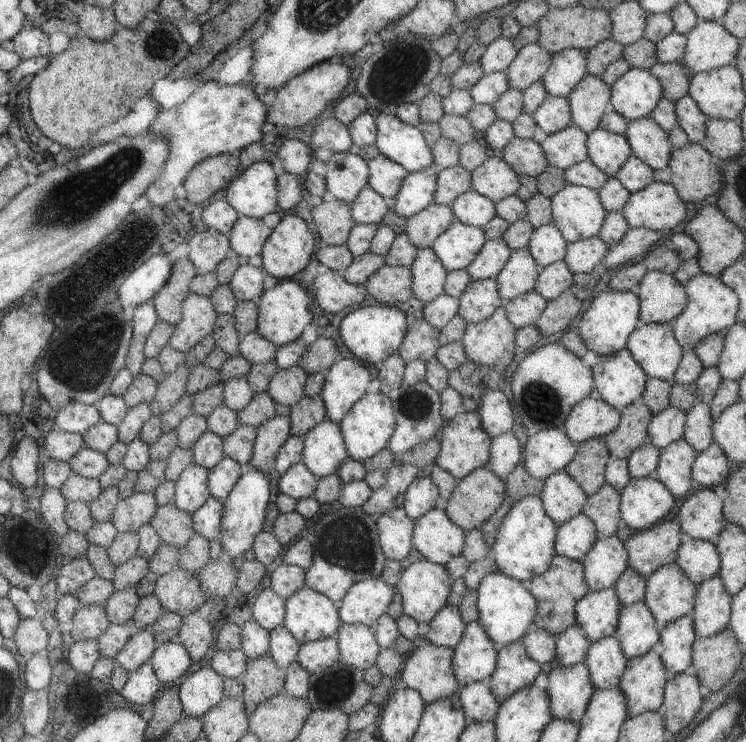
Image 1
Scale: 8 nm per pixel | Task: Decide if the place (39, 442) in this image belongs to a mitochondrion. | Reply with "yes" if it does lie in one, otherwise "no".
no

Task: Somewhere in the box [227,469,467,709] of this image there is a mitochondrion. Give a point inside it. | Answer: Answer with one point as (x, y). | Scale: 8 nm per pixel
(343, 543)

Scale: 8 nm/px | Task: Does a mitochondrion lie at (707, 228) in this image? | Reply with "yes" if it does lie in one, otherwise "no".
no

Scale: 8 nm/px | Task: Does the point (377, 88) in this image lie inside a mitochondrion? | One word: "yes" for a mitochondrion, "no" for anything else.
yes

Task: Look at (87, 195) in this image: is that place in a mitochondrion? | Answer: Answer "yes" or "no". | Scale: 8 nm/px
yes

